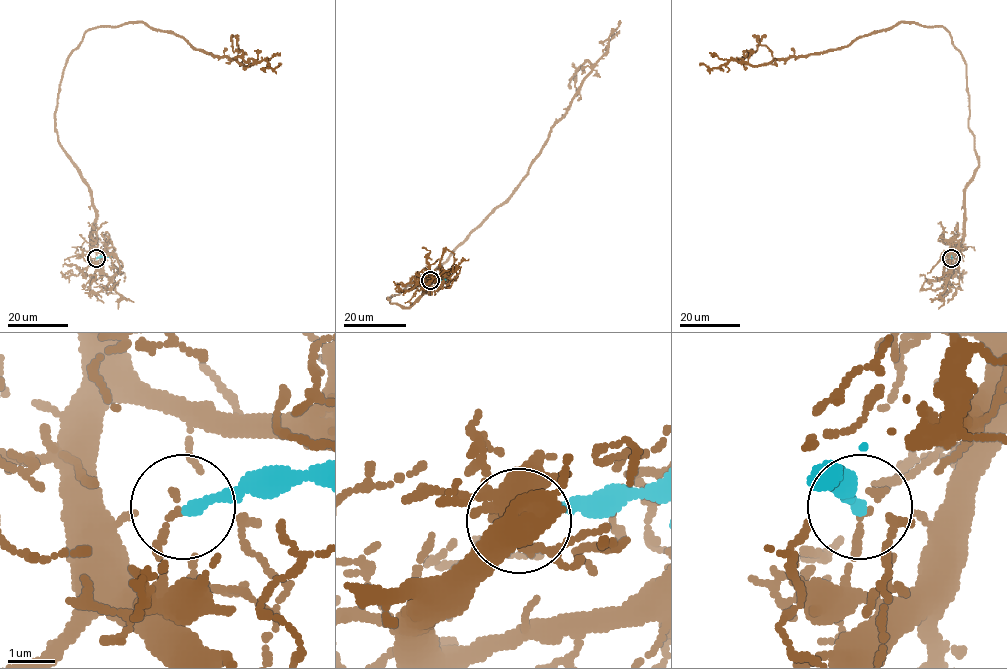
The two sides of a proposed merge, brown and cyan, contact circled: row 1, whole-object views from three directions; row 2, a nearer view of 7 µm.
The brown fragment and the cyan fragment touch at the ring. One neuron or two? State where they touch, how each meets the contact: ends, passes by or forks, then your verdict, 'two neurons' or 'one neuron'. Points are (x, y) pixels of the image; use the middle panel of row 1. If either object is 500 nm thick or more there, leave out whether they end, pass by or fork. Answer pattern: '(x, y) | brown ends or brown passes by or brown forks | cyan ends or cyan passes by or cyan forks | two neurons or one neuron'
(430, 280) | brown ends | cyan ends | two neurons

